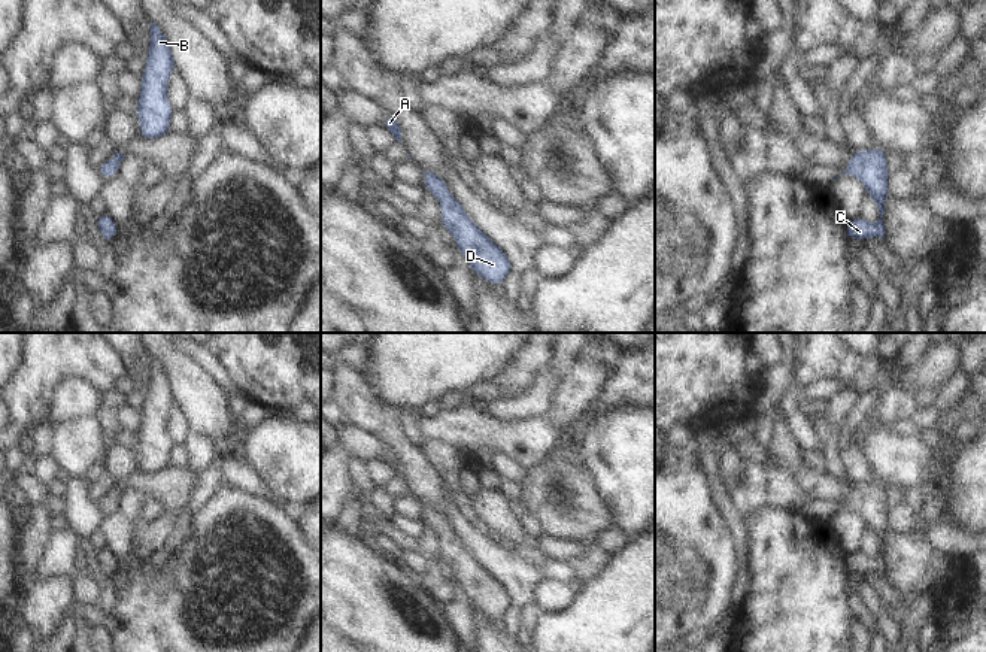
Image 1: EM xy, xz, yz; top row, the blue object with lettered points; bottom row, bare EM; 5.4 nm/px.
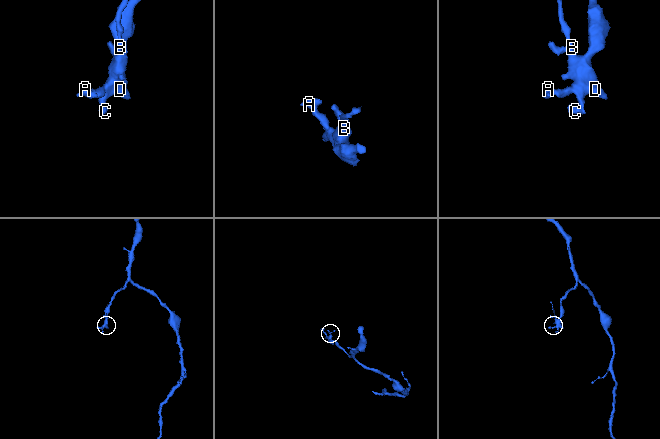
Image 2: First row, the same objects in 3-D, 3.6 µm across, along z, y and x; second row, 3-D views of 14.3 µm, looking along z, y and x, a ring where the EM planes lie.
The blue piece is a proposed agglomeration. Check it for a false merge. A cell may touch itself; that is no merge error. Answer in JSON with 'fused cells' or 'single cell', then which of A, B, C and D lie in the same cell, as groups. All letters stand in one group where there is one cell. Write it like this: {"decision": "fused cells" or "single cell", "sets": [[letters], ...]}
{"decision": "single cell", "sets": [["A", "B", "C", "D"]]}

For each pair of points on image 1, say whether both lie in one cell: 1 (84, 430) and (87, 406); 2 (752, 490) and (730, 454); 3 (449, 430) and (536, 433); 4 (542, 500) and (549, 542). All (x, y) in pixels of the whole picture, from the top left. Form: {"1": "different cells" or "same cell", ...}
{"1": "different cells", "2": "same cell", "3": "same cell", "4": "different cells"}

